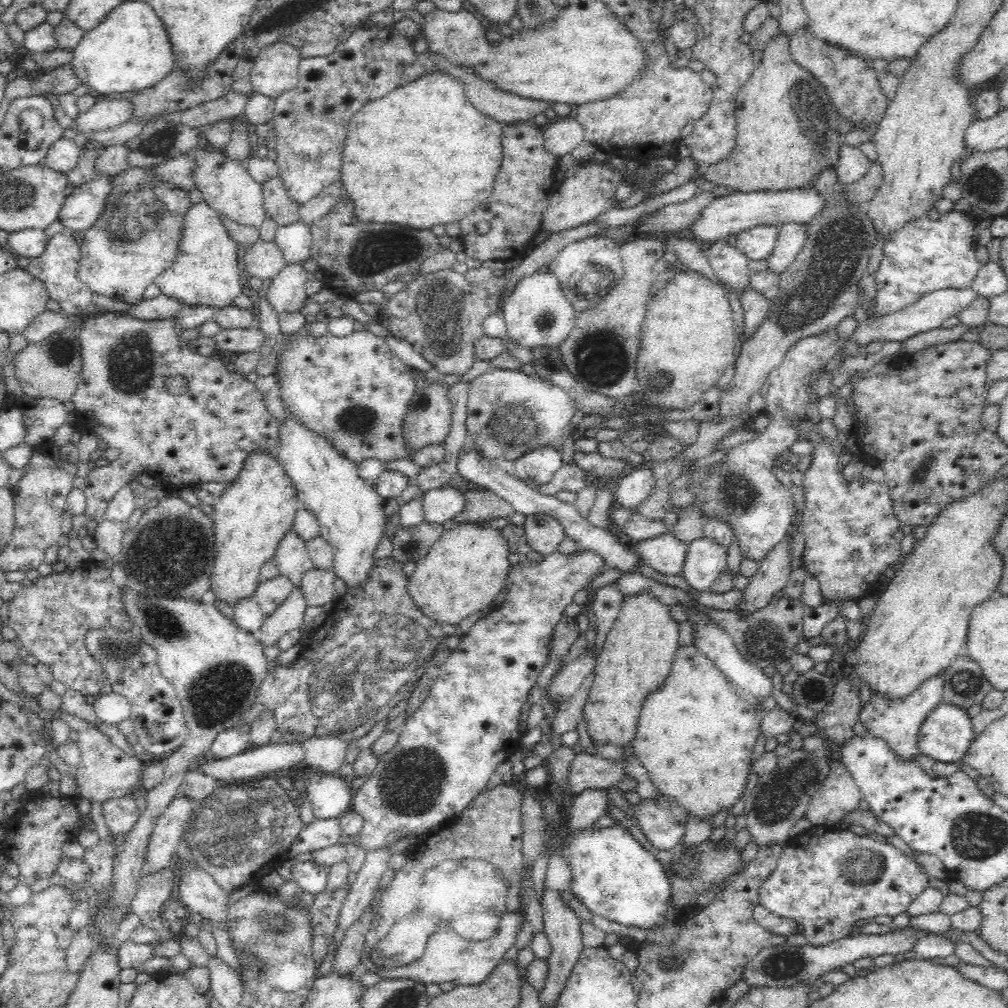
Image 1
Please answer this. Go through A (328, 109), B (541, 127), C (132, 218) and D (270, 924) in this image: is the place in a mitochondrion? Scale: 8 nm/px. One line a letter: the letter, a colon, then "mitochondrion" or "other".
A: other
B: other
C: mitochondrion
D: mitochondrion

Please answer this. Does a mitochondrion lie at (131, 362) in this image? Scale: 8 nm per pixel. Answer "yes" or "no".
yes

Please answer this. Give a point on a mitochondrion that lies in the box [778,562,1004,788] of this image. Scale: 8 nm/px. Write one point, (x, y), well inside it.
(964, 683)

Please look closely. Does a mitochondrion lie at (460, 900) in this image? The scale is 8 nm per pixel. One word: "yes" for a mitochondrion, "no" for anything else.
yes

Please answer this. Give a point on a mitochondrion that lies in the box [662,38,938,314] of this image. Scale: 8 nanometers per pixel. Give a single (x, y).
(810, 125)

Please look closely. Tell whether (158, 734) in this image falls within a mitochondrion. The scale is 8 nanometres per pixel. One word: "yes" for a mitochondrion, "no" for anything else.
no

